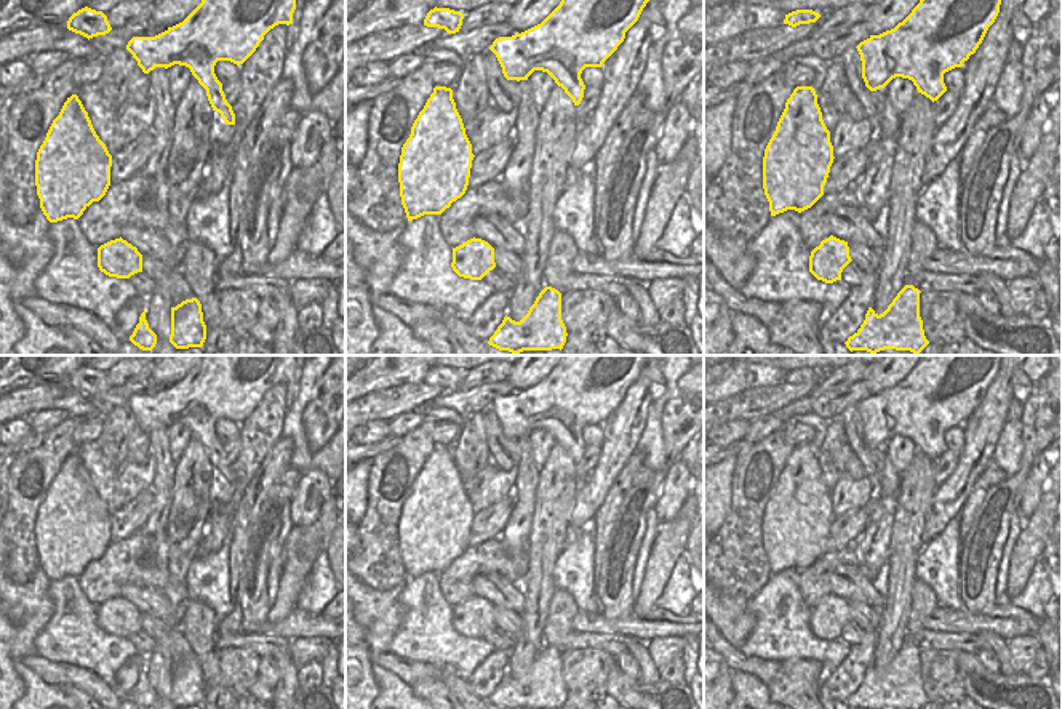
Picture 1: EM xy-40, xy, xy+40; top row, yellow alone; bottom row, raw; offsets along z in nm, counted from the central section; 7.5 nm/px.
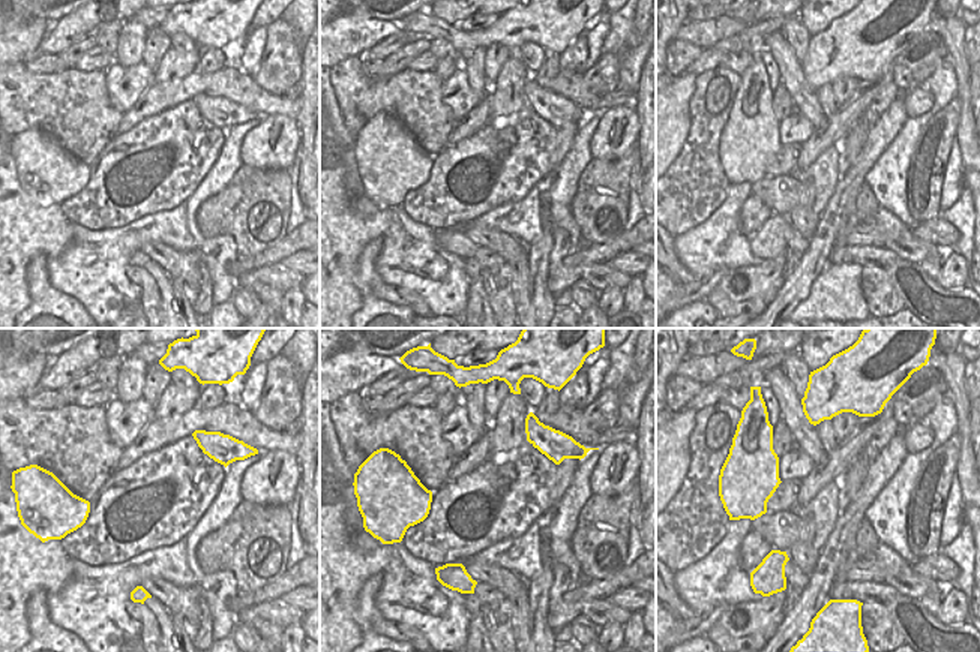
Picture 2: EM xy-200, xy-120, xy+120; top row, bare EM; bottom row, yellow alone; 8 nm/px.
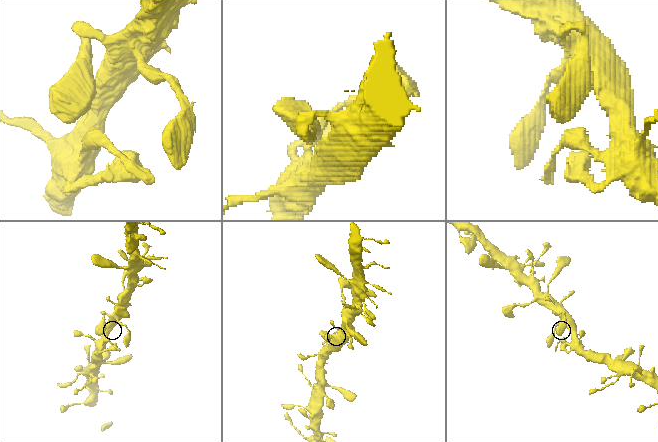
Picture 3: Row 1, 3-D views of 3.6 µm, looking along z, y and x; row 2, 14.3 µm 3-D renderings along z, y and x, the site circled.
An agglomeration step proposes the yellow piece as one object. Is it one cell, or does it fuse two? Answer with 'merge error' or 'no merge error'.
no merge error

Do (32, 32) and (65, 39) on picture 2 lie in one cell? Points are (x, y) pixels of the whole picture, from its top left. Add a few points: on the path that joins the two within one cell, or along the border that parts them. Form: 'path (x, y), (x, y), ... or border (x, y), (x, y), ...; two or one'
border (47, 33), (38, 51); two

